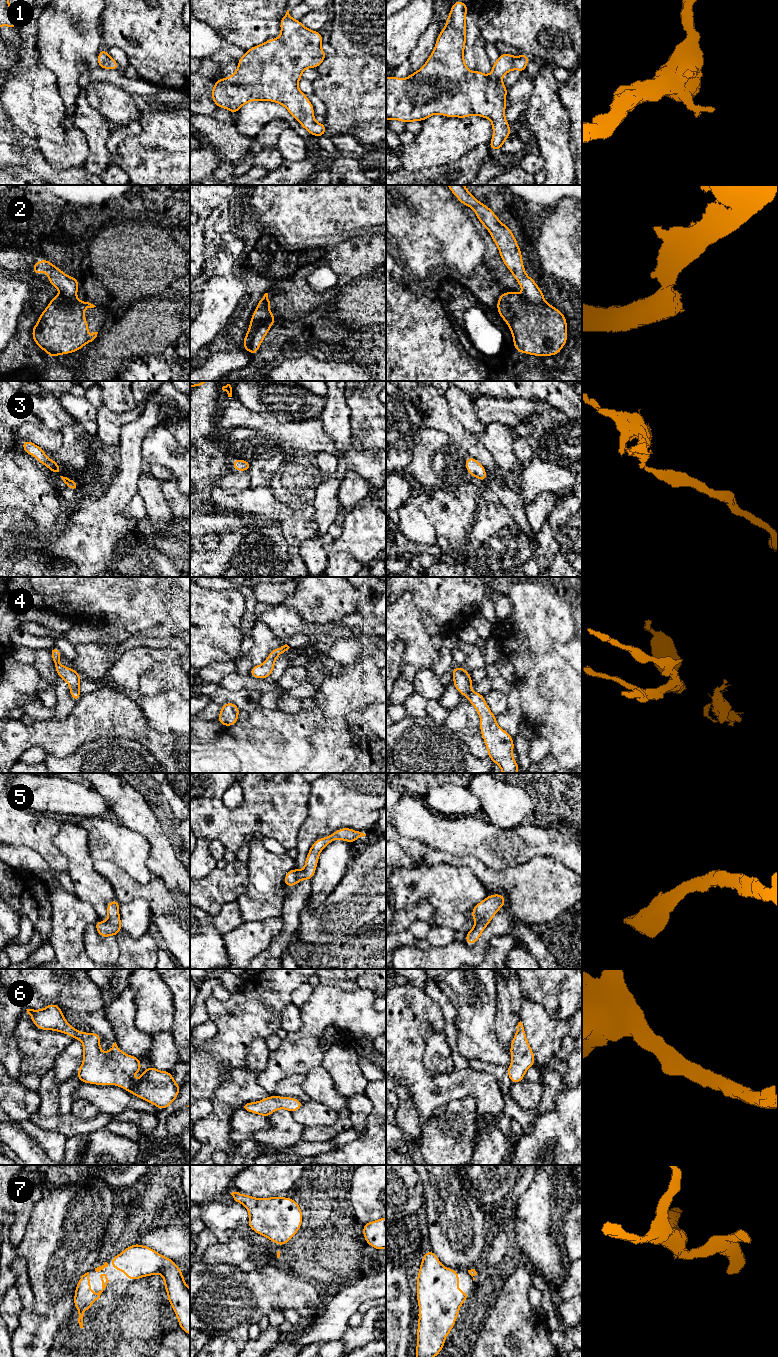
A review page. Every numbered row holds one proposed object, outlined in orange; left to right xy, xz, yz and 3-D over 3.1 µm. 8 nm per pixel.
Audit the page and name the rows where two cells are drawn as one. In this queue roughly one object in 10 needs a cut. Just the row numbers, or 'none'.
2

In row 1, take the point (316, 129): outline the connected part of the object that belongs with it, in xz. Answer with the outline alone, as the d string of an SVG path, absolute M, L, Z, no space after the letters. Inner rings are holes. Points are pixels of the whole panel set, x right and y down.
M289 10L280 20L281 34L245 51L238 59L237 70L228 78L215 81L211 98L219 108L237 114L250 101L272 101L283 105L293 118L312 136L322 137L327 131L324 123L317 123L314 107L307 95L298 89L302 72L307 68L318 68L327 54L322 50L320 31L306 28L300 20L293 19Z

